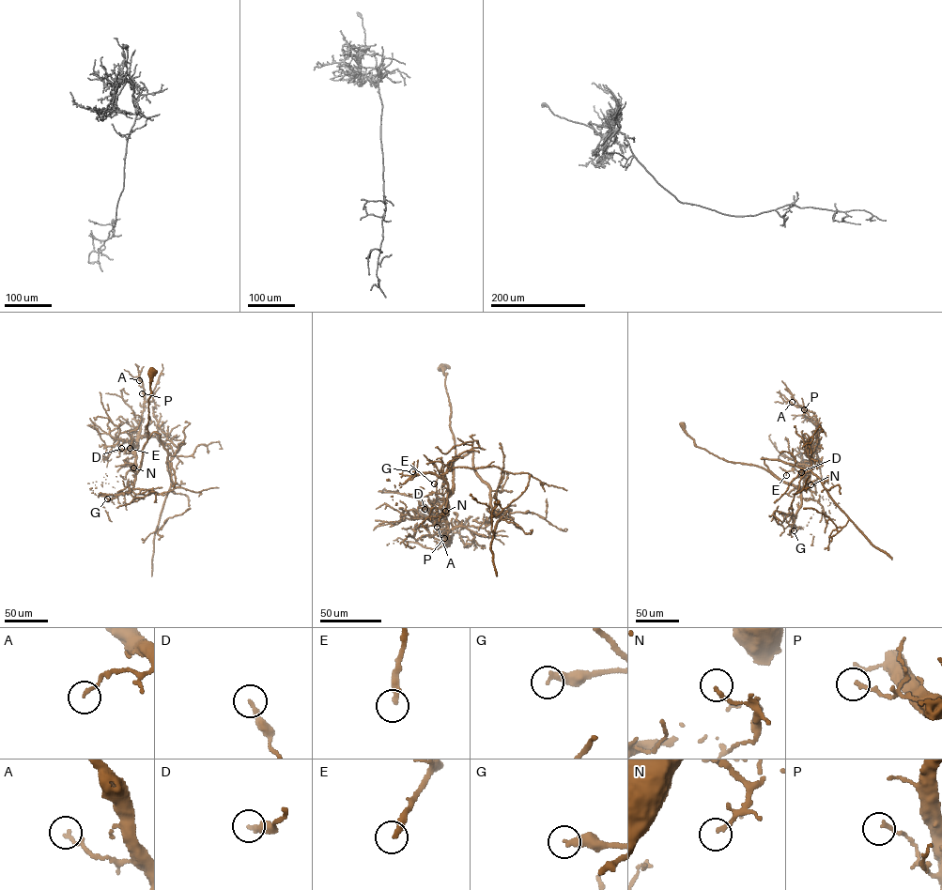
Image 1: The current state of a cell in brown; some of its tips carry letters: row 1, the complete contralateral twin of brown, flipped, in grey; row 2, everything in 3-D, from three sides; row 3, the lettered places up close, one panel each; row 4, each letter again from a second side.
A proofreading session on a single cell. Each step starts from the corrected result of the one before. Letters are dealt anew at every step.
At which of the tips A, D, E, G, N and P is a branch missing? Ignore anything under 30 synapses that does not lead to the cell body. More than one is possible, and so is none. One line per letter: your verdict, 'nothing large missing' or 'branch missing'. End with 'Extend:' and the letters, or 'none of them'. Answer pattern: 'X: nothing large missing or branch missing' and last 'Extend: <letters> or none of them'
A: nothing large missing
D: nothing large missing
E: nothing large missing
G: nothing large missing
N: nothing large missing
P: nothing large missing
Extend: none of them

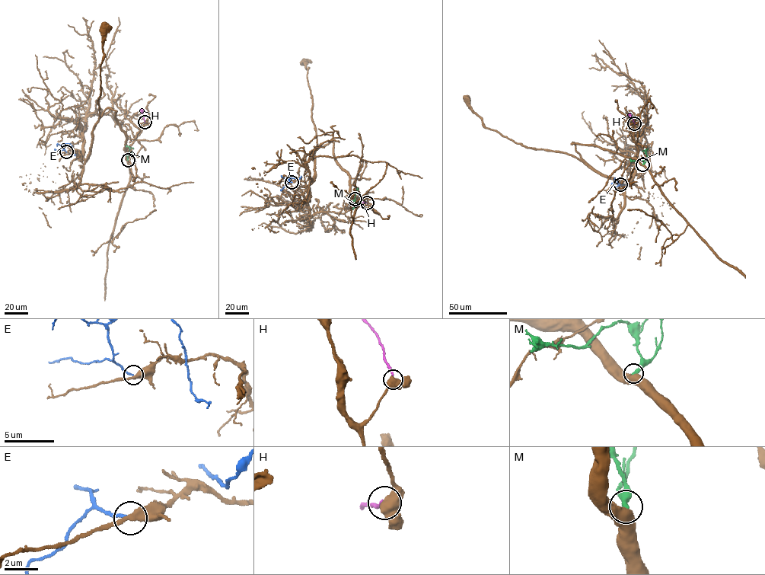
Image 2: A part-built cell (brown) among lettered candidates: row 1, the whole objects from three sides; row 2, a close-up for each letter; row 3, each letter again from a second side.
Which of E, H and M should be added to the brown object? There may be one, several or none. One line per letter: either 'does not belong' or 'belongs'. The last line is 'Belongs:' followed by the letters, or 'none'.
E: does not belong
H: does not belong
M: does not belong
Belongs: none

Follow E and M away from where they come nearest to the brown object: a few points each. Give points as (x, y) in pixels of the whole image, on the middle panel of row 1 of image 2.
E: (292, 182), (288, 180), (298, 180), (301, 175)
M: (355, 199), (356, 205), (353, 209)

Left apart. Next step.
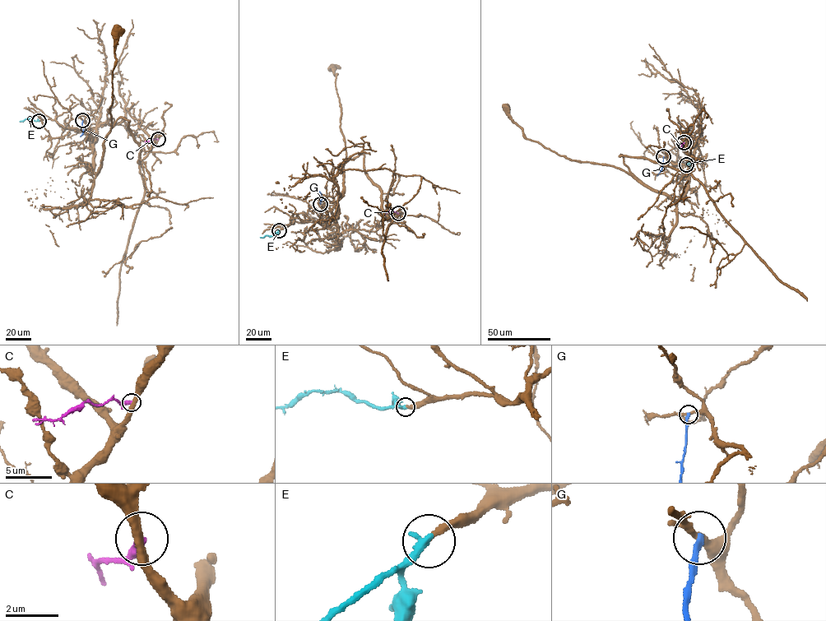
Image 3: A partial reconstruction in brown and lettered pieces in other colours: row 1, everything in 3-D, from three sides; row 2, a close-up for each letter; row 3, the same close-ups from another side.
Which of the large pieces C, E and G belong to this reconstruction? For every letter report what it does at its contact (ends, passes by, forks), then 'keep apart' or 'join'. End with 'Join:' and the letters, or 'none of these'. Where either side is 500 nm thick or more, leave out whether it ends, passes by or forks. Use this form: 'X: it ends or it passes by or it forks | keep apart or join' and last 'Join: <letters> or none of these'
C: it ends | keep apart
E: it ends | join
G: it ends | keep apart
Join: E

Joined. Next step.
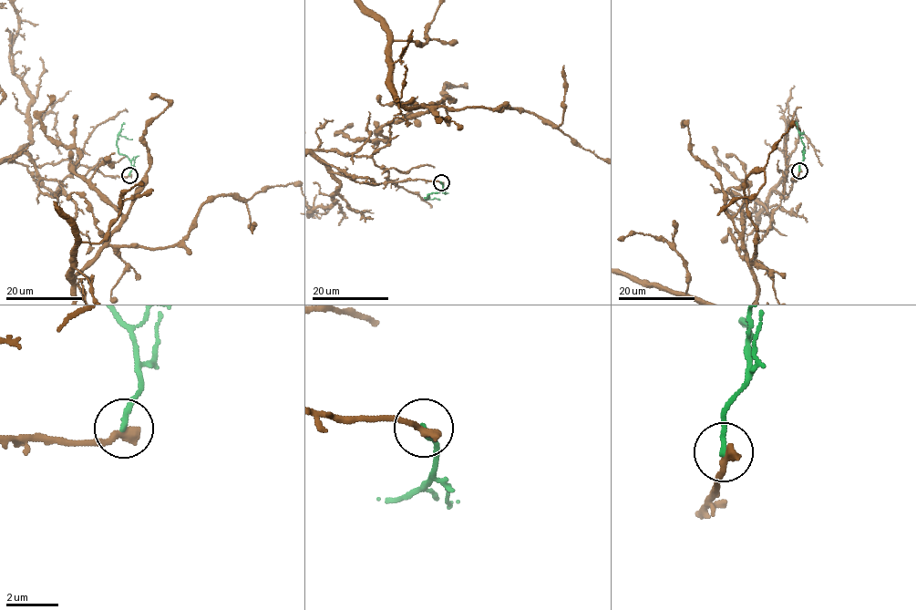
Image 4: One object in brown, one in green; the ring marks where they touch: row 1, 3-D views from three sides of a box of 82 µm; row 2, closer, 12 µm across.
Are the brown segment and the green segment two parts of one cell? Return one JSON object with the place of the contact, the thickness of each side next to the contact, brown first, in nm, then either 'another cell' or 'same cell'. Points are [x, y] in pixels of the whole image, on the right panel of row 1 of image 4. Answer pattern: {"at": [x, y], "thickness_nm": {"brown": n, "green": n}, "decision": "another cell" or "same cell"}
{"at": [799, 170], "thickness_nm": {"brown": 380, "green": 200}, "decision": "another cell"}

